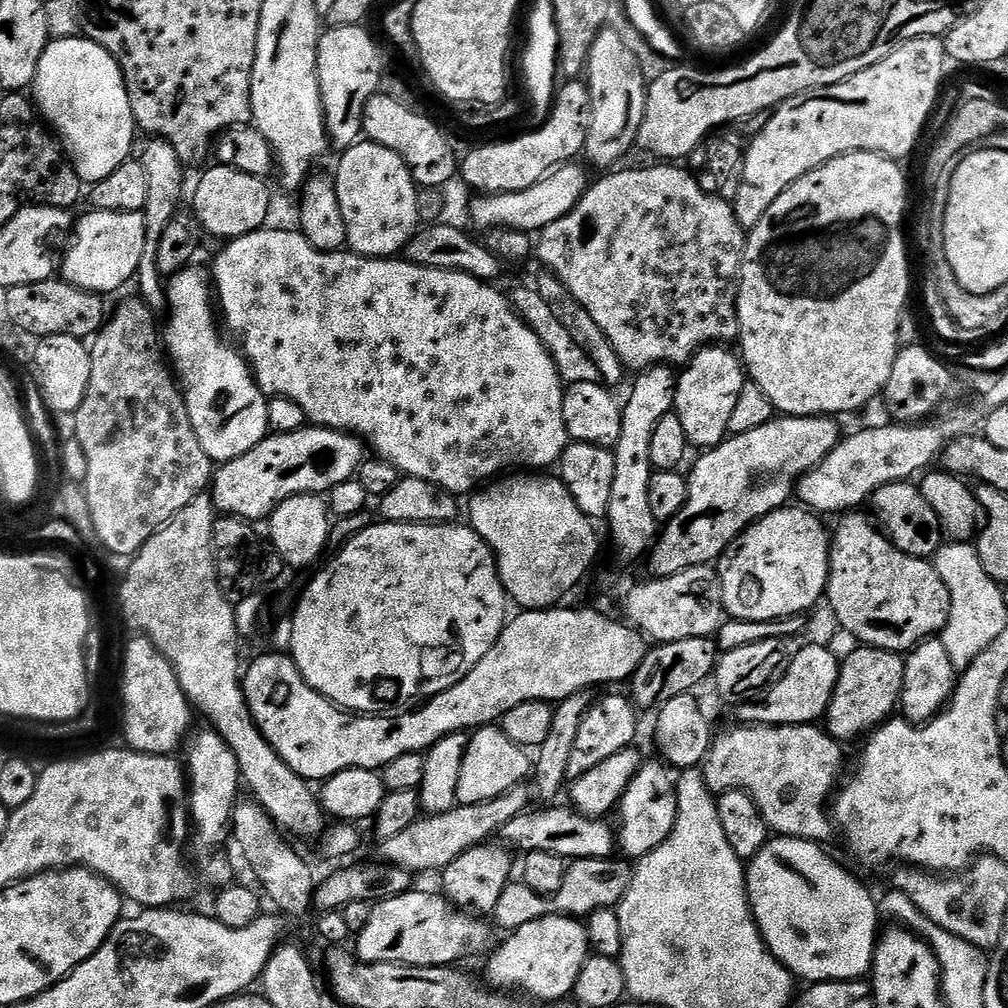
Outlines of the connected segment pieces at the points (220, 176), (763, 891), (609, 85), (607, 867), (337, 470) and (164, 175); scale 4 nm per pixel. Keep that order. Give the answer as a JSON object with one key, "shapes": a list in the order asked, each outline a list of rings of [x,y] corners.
{"shapes":[[[[217,163],[215,167],[206,169],[196,184],[196,193],[192,196],[192,208],[196,211],[195,223],[201,229],[204,227],[210,235],[217,236],[220,242],[231,242],[251,232],[260,231],[269,223],[268,215],[272,212],[272,192],[268,189],[269,181],[254,174],[246,174],[237,168],[227,168],[225,164]]],[[[789,836],[769,839],[768,845],[760,851],[756,857],[747,861],[746,879],[748,882],[748,901],[752,907],[752,917],[760,928],[760,937],[764,939],[764,945],[780,959],[781,964],[792,973],[793,977],[800,976],[804,982],[843,982],[845,980],[864,980],[872,971],[872,958],[876,954],[878,943],[878,931],[876,927],[882,924],[882,917],[878,911],[878,900],[872,892],[852,872],[847,872],[836,860],[831,860],[823,852],[821,845],[814,840],[795,840]]],[[[605,27],[593,42],[588,56],[586,83],[592,95],[592,122],[588,126],[582,156],[589,160],[587,163],[593,169],[612,170],[632,147],[637,147],[642,118],[646,114],[649,86],[638,58],[625,47],[612,28]]],[[[609,858],[606,860],[573,860],[568,864],[568,873],[562,886],[553,896],[543,896],[523,882],[509,882],[506,890],[502,890],[502,898],[498,898],[498,906],[494,913],[497,929],[505,928],[511,934],[530,922],[538,922],[538,918],[547,916],[574,916],[587,918],[603,908],[615,909],[632,885],[634,868],[627,859]]],[[[305,426],[297,432],[269,434],[265,436],[262,443],[254,446],[254,450],[242,454],[242,458],[223,461],[215,469],[210,485],[210,495],[217,513],[238,516],[241,520],[249,522],[267,521],[272,511],[282,502],[286,502],[286,498],[331,493],[333,488],[342,486],[342,482],[353,479],[359,473],[365,459],[365,445],[357,437],[347,432],[335,432],[332,428]]],[[[159,138],[147,141],[149,144],[144,148],[142,163],[148,190],[146,192],[146,206],[144,207],[144,221],[146,222],[146,250],[142,254],[138,281],[140,280],[139,299],[143,300],[153,312],[160,314],[166,308],[166,284],[160,275],[156,265],[158,246],[164,237],[166,226],[170,226],[177,219],[176,211],[180,208],[180,199],[184,196],[184,168],[185,161],[180,159],[179,154],[170,146],[170,142]]]]}

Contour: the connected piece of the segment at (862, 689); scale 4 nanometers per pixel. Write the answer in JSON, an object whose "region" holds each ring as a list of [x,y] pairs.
{"region":[[[856,646],[848,657],[843,657],[840,677],[826,713],[828,735],[847,742],[858,739],[863,732],[871,734],[880,725],[887,724],[897,711],[904,689],[904,662],[905,657],[899,652],[867,646]]]}

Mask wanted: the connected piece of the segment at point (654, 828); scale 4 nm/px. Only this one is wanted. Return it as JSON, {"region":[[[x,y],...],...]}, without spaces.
{"region":[[[641,763],[640,772],[632,779],[623,798],[620,799],[618,848],[629,861],[639,862],[646,854],[650,854],[655,848],[662,846],[662,842],[666,842],[666,838],[674,830],[678,818],[678,794],[674,776],[671,774],[673,775],[663,763]]]}

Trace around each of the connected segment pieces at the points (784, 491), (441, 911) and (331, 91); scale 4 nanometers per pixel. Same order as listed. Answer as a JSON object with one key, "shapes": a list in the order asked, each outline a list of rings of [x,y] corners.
{"shapes":[[[[784,416],[774,418],[758,430],[750,430],[741,436],[729,435],[717,448],[707,449],[696,460],[692,473],[687,473],[688,501],[674,519],[667,521],[659,533],[656,545],[650,553],[651,575],[656,578],[673,576],[688,568],[703,568],[719,561],[735,544],[736,539],[762,516],[769,516],[785,507],[793,499],[800,480],[816,468],[842,439],[835,419],[827,416]]],[[[409,890],[401,896],[379,901],[370,914],[370,922],[355,937],[355,955],[368,964],[409,964],[411,968],[447,968],[459,965],[459,960],[480,952],[492,940],[493,929],[483,924],[479,915],[456,907],[447,896],[432,892]]],[[[351,24],[341,28],[329,27],[321,35],[318,54],[316,55],[316,73],[320,79],[320,93],[324,103],[324,125],[328,128],[328,139],[331,147],[343,150],[361,139],[364,131],[364,111],[366,102],[380,91],[380,79],[385,75],[386,68],[380,61],[380,48],[372,41],[367,27]]]]}

